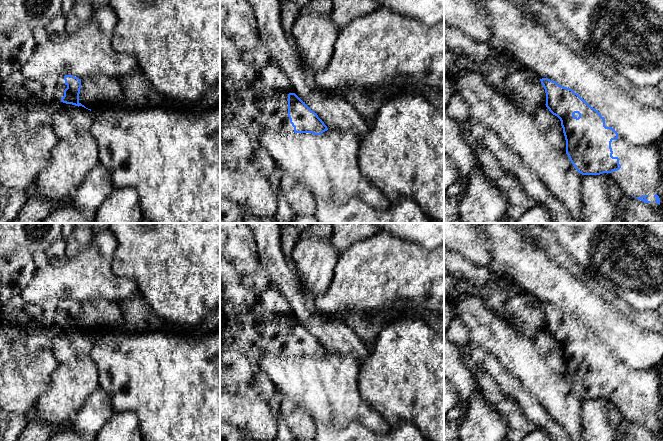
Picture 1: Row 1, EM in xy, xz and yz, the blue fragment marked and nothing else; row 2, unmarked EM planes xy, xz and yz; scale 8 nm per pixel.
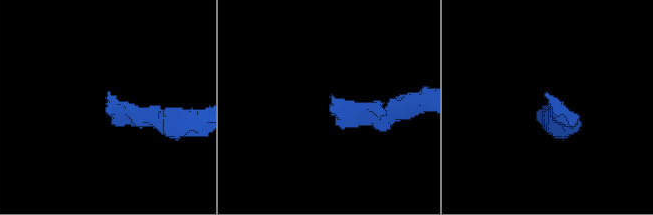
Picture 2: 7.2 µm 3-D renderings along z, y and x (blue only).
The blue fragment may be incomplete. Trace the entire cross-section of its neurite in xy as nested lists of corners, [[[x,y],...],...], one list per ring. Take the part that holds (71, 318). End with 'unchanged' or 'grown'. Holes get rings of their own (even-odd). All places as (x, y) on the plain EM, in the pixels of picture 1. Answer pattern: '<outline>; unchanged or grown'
[[[63,223],[61,236],[46,250],[29,253],[26,249],[18,249],[0,256],[0,372],[11,370],[14,374],[48,378],[58,367],[52,352],[52,338],[72,329],[86,332],[79,326],[82,303],[64,296],[64,280],[70,270],[80,266],[82,254],[95,235],[103,229],[110,230],[110,223],[80,223],[78,228],[74,225]]]; grown

